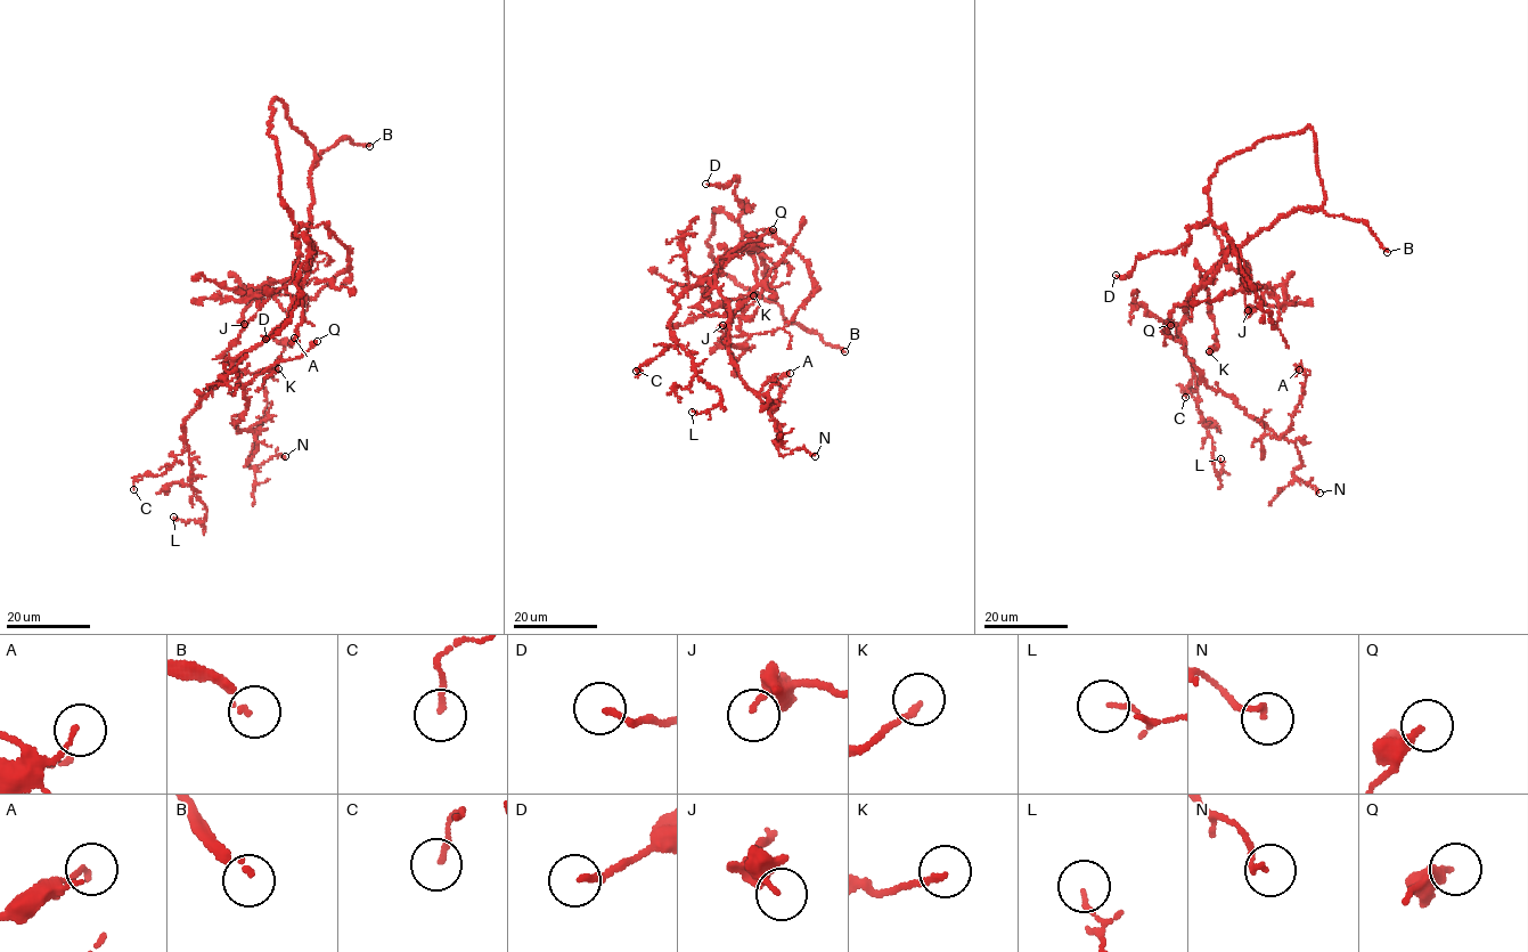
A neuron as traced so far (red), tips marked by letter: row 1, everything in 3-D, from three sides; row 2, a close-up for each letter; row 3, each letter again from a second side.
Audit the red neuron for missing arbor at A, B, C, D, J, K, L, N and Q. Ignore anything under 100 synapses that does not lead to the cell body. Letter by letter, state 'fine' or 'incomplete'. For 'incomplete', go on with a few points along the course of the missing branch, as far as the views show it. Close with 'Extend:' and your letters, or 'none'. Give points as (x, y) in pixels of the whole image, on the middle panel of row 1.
A: fine
B: incomplete | (844, 351), (840, 364), (816, 381), (790, 371), (773, 356)
C: fine
D: fine
J: fine
K: fine
L: fine
N: fine
Q: fine
Extend: B

